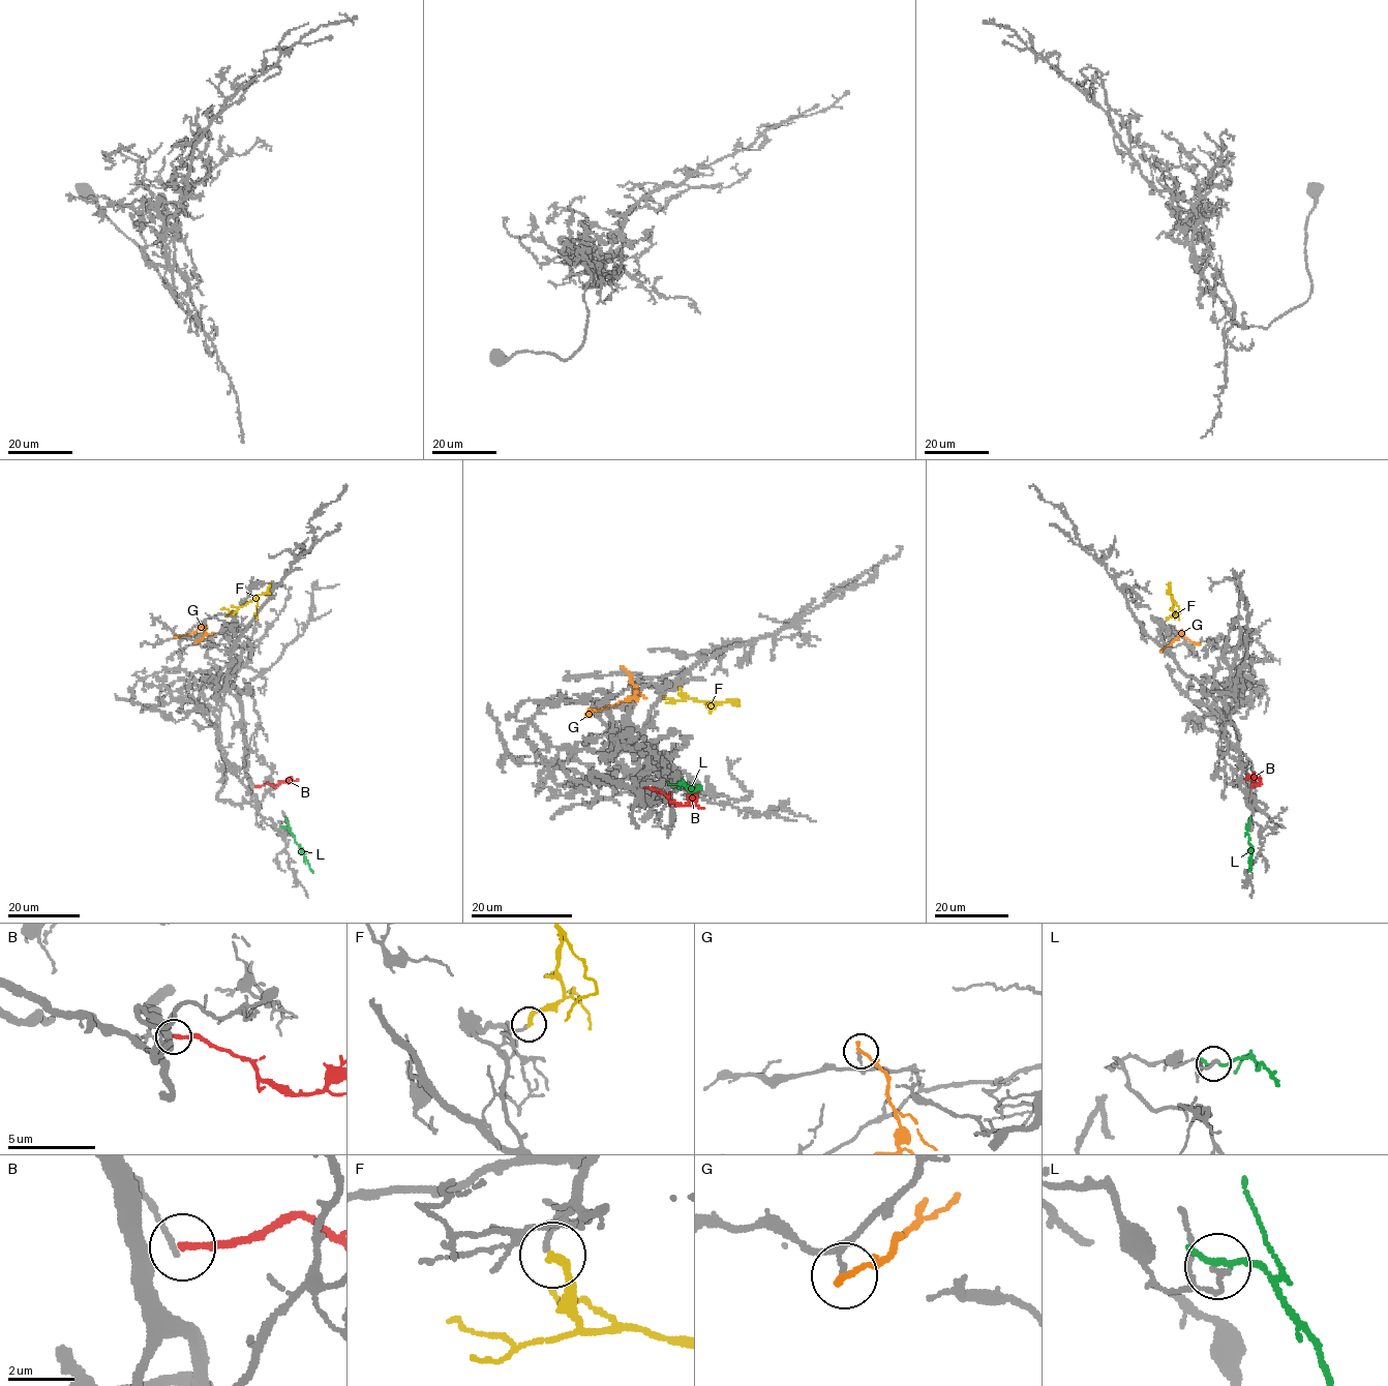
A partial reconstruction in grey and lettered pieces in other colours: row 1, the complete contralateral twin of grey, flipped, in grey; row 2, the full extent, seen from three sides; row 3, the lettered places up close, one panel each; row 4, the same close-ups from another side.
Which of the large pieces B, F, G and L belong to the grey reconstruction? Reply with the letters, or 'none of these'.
F

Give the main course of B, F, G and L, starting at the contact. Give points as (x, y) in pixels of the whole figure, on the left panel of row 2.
B: (255, 786), (269, 783), (274, 786), (292, 781)
F: (232, 615), (270, 585)
G: (195, 642), (204, 634), (202, 626), (192, 634), (175, 637)
L: (283, 827), (289, 830), (304, 851), (313, 873)

